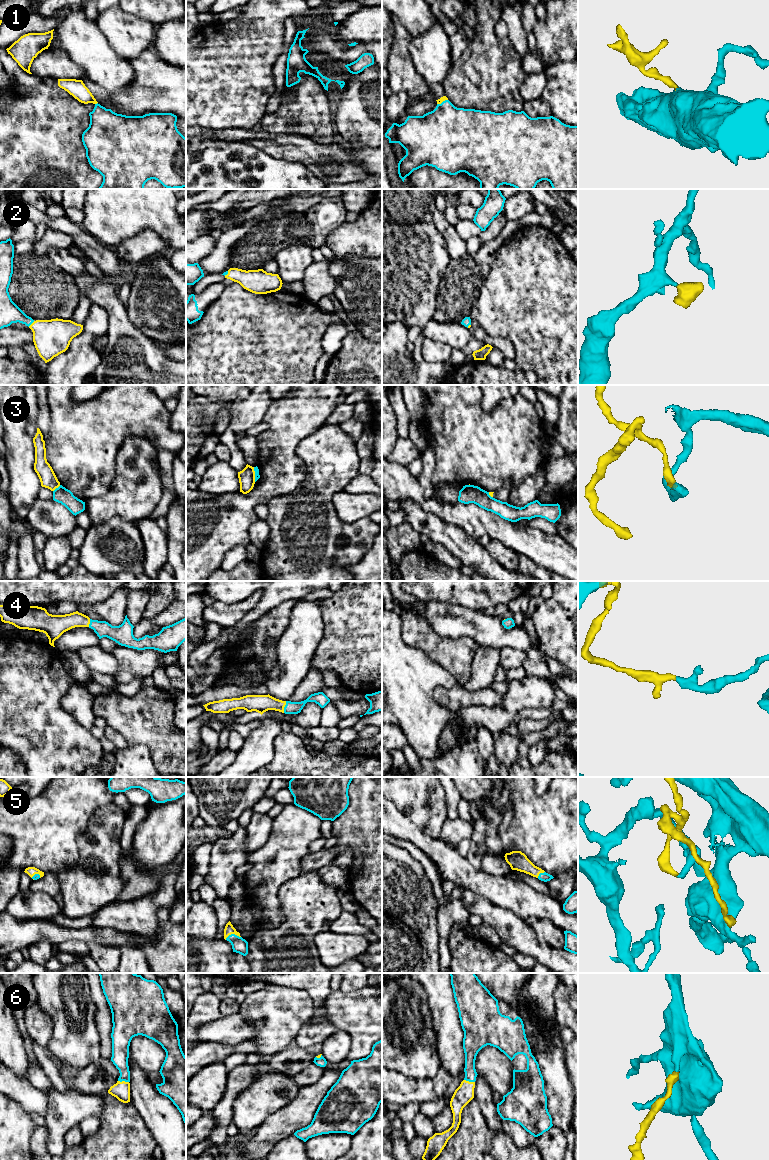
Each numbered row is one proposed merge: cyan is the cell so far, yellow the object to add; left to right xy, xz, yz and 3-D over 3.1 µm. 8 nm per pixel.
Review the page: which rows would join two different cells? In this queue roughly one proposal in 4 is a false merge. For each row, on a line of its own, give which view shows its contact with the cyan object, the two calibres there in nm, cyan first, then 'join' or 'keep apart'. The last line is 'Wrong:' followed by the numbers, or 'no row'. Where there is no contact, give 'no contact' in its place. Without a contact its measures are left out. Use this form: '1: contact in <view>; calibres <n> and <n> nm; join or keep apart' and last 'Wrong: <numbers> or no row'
1: contact in xy; calibres 340 and 140 nm; join
2: contact in xy; calibres 160 and 280 nm; join
3: contact in xz; calibres 50 and 130 nm; keep apart
4: contact in xz; calibres 100 and 140 nm; join
5: contact in xz; calibres 130 and 80 nm; join
6: contact in xy; calibres 140 and 140 nm; join
Wrong: 3

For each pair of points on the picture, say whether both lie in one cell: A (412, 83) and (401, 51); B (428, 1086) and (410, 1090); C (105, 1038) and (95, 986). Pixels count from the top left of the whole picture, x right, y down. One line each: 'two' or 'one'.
A: one
B: one
C: one

